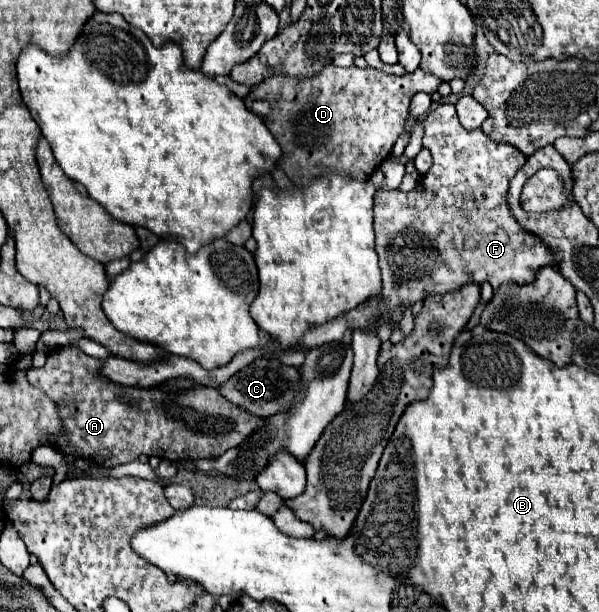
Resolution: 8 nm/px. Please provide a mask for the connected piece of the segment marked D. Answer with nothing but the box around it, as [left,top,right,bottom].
[251,64,441,184]

